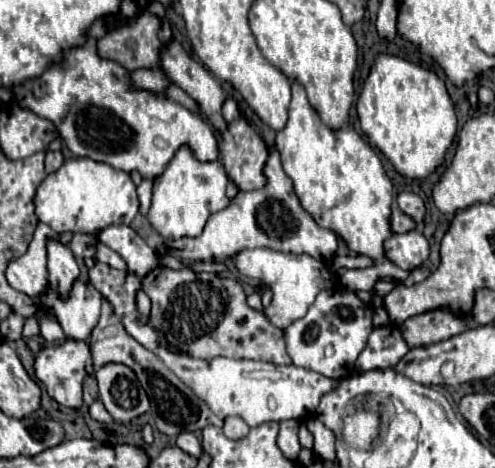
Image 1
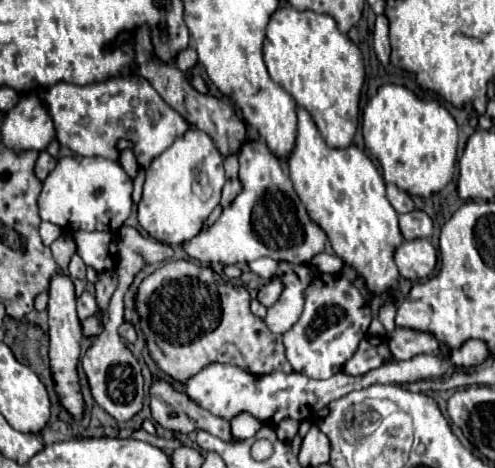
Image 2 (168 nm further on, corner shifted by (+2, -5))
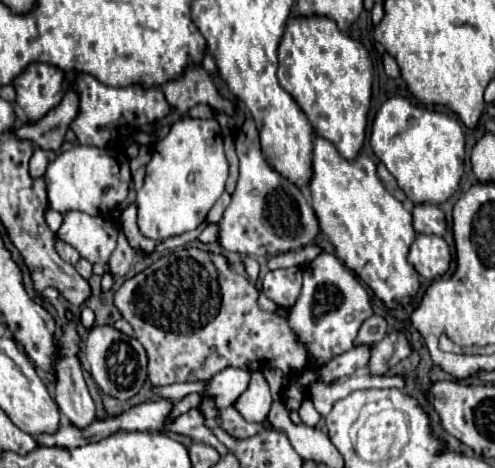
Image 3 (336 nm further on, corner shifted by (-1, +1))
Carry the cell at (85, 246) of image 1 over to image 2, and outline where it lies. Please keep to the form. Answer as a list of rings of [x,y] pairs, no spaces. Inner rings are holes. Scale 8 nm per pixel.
[[[78,254],[72,256],[70,266],[68,266],[68,272],[70,272],[72,278],[78,278],[78,280],[84,280],[86,278],[86,264],[82,262],[82,258]]]

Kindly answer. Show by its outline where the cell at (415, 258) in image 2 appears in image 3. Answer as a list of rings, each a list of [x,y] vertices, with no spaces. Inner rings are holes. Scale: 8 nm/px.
[[[417,234],[415,242],[409,248],[409,264],[417,270],[419,276],[427,280],[443,276],[451,264],[447,242],[441,236]]]

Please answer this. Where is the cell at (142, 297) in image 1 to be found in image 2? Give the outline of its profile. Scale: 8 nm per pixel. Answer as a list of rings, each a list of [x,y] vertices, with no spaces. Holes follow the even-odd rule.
[[[124,322],[124,324],[118,328],[118,332],[120,332],[120,336],[130,344],[134,344],[134,340],[137,340],[138,328],[133,323]]]

